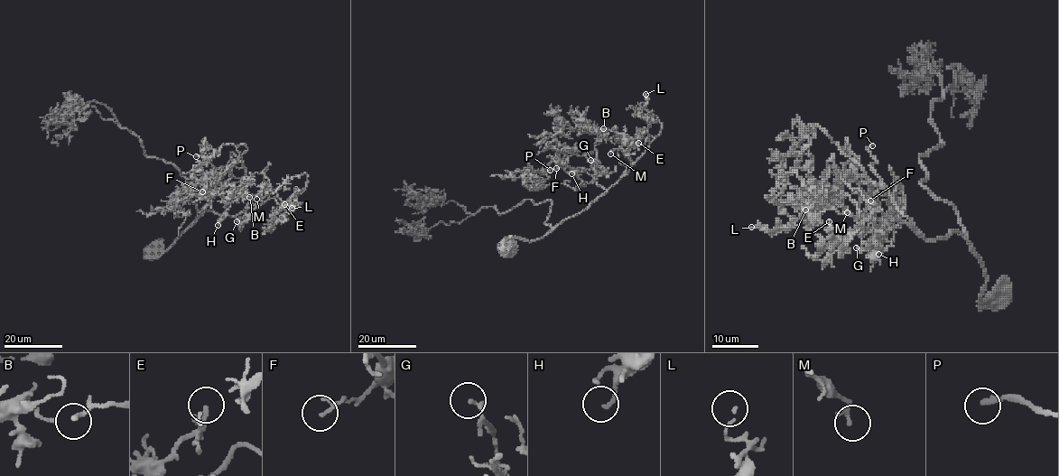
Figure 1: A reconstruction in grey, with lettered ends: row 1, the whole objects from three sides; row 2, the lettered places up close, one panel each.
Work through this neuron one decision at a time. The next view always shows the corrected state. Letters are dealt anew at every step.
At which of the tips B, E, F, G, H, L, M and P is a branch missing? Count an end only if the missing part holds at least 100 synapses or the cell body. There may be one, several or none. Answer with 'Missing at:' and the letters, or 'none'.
Missing at: P

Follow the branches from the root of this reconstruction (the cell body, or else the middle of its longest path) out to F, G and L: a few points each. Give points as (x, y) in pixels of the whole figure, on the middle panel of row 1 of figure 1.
F: (506, 248), (514, 238), (543, 238), (606, 191), (595, 180), (597, 163), (572, 168), (563, 161), (556, 168)
G: (506, 248), (514, 238), (542, 238), (585, 210), (627, 168), (621, 164), (614, 172), (599, 172), (590, 160)
L: (506, 248), (514, 238), (543, 238), (585, 210), (628, 172), (654, 139), (647, 132), (650, 125), (645, 94)

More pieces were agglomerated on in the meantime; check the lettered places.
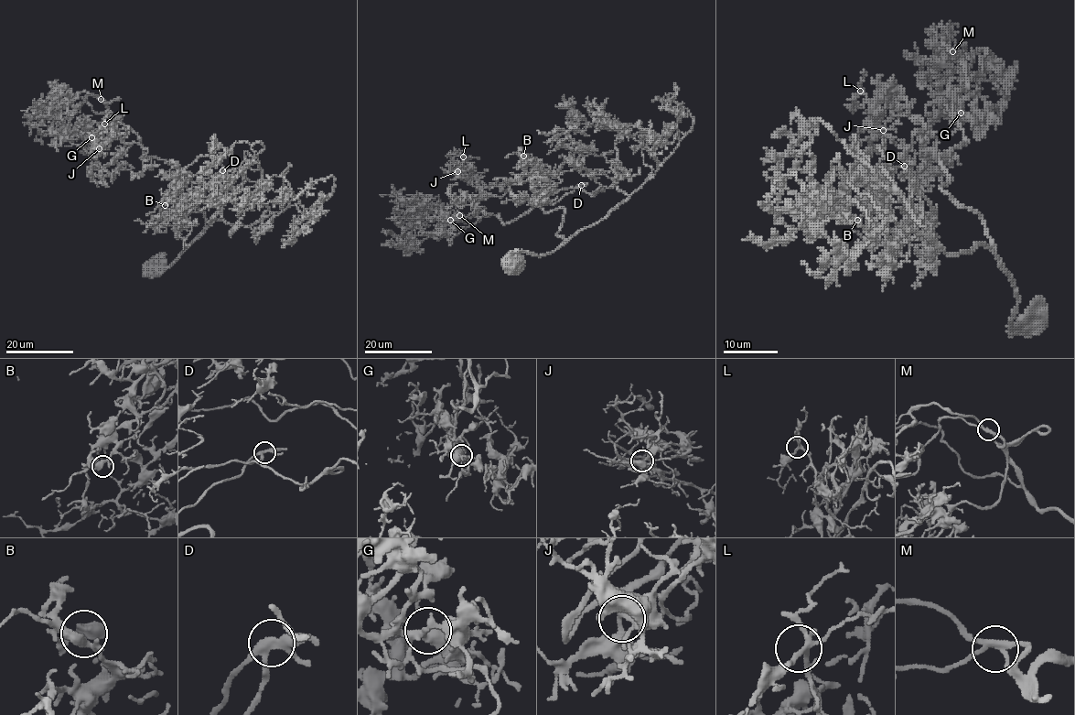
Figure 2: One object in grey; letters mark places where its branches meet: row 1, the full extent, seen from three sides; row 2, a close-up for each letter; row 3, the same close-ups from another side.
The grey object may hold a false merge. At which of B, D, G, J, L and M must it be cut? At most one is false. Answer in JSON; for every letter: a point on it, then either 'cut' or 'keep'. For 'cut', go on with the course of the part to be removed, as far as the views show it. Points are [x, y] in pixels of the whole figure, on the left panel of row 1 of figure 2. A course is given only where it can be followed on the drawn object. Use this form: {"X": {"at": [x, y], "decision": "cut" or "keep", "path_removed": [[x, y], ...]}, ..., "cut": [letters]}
{"B": {"at": [165, 205], "decision": "keep"}, "D": {"at": [222, 170], "decision": "keep"}, "G": {"at": [91, 137], "decision": "keep"}, "J": {"at": [99, 148], "decision": "keep"}, "L": {"at": [104, 124], "decision": "keep"}, "M": {"at": [101, 99], "decision": "keep"}, "cut": []}

